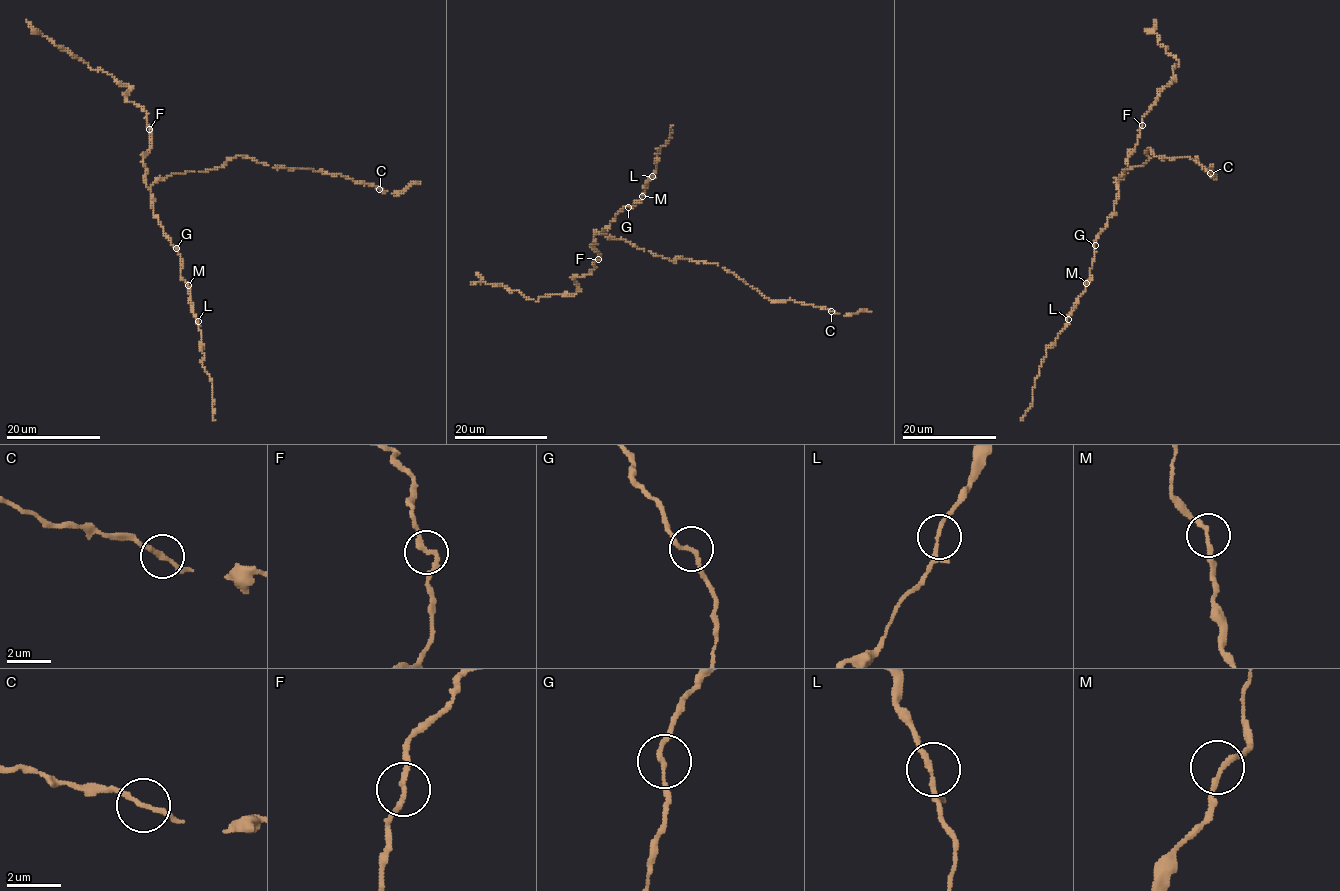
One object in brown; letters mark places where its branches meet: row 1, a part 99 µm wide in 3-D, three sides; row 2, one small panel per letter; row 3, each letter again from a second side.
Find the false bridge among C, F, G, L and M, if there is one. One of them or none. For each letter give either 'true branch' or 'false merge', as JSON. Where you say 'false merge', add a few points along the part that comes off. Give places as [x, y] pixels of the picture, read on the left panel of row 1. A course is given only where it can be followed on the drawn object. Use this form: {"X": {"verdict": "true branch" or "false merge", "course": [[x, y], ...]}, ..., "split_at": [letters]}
{"C": {"verdict": "true branch"}, "F": {"verdict": "true branch"}, "G": {"verdict": "true branch"}, "L": {"verdict": "true branch"}, "M": {"verdict": "true branch"}, "split_at": []}

